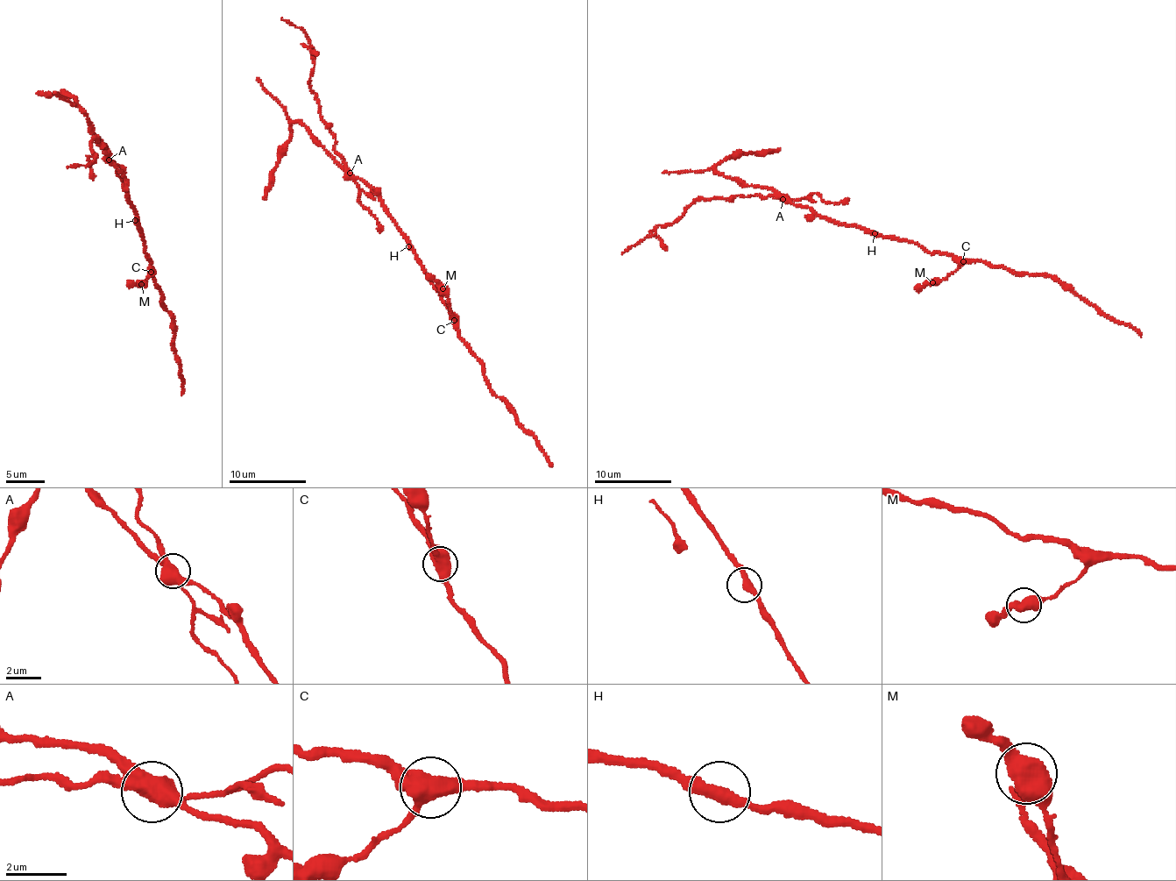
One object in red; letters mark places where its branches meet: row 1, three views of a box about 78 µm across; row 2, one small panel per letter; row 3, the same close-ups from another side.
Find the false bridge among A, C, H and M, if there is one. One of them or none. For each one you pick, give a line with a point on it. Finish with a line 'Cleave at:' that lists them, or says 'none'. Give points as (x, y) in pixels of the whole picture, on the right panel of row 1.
A: (782, 199)
Cleave at: A

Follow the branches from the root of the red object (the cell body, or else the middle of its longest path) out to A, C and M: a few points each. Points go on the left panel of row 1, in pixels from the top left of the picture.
A: (138, 222), (128, 196), (128, 184), (109, 159)
C: (138, 222), (137, 227), (151, 272)
M: (138, 222), (137, 227), (150, 264), (150, 275), (141, 284)

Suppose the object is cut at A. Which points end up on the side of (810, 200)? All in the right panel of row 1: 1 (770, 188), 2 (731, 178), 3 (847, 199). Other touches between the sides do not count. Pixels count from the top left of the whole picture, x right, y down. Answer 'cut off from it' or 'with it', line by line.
1: cut off from it
2: cut off from it
3: with it

